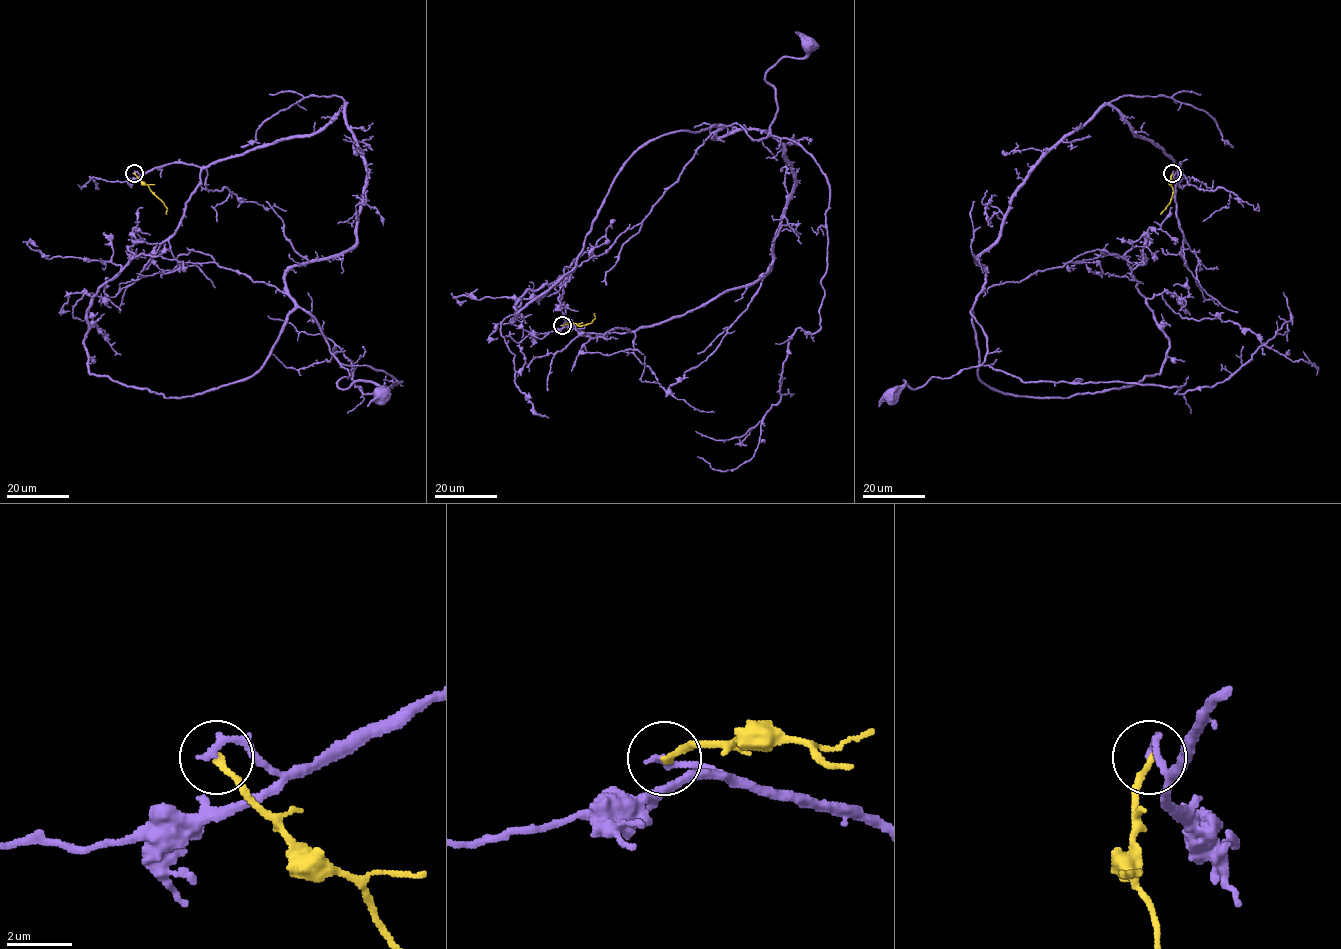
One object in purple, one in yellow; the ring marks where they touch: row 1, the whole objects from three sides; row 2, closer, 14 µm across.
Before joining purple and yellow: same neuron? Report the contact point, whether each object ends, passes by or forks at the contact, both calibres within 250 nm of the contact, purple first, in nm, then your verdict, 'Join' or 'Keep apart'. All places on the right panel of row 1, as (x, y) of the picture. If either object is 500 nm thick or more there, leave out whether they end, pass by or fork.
Place: (1172, 173). At the ring purple ends. At the ring yellow ends. Thickness 240 nm (purple) against 200 nm. Keep apart

